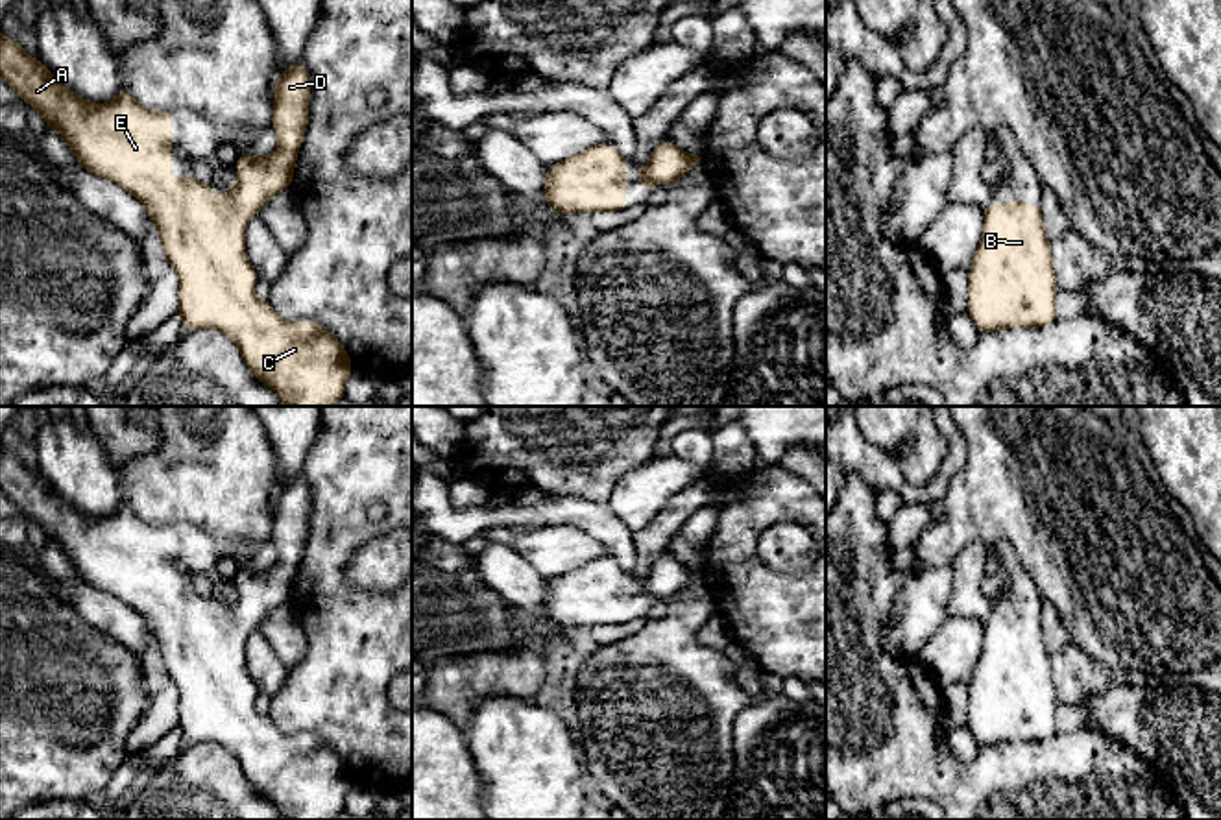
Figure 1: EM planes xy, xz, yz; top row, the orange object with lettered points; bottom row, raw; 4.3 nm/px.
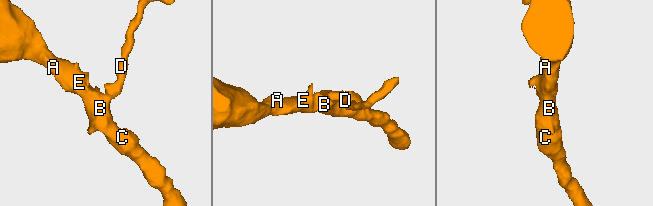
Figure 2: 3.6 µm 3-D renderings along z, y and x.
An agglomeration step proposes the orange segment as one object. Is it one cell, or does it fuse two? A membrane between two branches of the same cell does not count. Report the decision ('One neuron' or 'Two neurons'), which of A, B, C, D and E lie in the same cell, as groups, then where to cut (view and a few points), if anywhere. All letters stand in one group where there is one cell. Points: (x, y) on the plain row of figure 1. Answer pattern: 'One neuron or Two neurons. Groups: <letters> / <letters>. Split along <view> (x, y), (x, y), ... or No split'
One neuron. Groups: A B C D E. No split

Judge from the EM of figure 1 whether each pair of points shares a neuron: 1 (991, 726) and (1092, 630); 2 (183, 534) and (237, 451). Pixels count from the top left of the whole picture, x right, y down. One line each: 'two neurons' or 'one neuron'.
1: two neurons
2: two neurons

